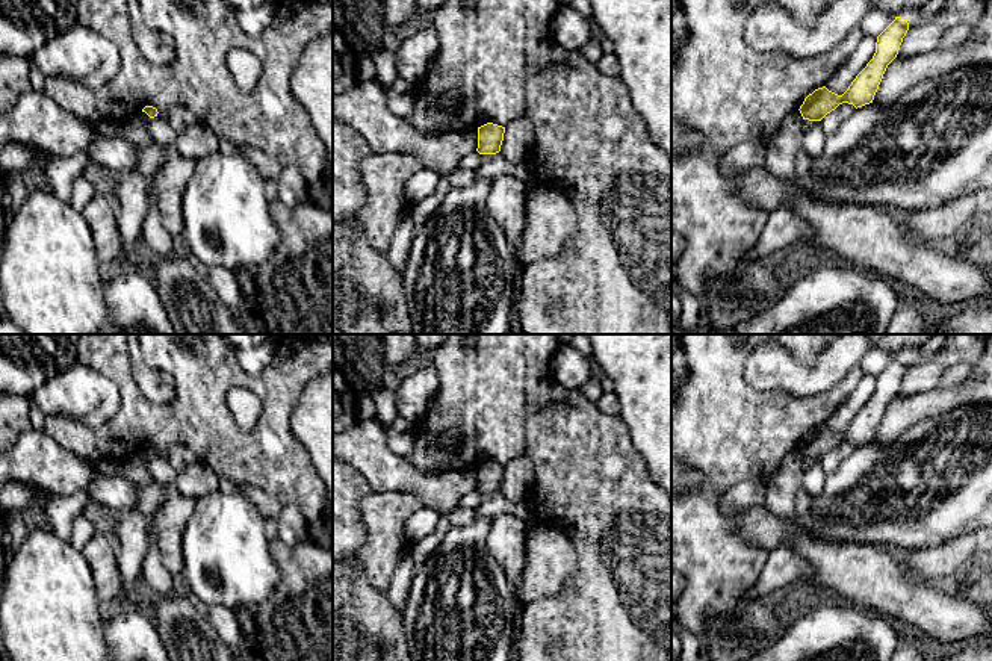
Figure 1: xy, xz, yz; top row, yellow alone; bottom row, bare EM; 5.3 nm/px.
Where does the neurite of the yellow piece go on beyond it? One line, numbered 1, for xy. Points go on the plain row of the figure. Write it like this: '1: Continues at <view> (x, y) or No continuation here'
1: No continuation here

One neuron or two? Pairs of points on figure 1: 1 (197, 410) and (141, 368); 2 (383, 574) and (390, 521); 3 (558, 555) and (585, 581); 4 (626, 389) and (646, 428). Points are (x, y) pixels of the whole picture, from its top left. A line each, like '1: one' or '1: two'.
1: two
2: one
3: two
4: one

